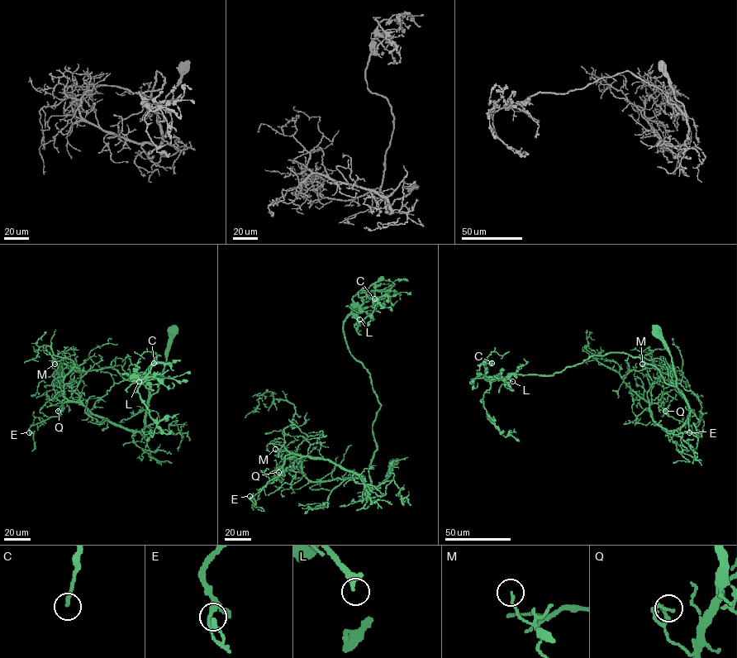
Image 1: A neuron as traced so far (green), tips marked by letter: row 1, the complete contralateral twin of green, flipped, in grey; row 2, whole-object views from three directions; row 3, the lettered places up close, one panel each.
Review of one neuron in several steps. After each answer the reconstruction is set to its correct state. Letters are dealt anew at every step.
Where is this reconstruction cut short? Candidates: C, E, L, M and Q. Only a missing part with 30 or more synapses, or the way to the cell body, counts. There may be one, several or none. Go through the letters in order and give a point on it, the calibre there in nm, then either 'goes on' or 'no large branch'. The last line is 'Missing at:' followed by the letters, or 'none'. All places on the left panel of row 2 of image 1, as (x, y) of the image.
C: at (154, 363); 180 nm thick; no large branch
E: at (29, 432); 200 nm thick; no large branch
L: at (139, 381); 360 nm thick; goes on
M: at (54, 364); 110 nm thick; no large branch
Q: at (58, 411); 220 nm thick; no large branch
Missing at: L

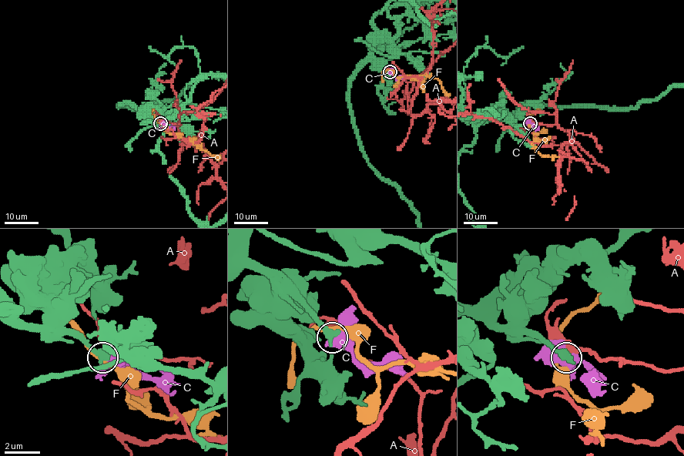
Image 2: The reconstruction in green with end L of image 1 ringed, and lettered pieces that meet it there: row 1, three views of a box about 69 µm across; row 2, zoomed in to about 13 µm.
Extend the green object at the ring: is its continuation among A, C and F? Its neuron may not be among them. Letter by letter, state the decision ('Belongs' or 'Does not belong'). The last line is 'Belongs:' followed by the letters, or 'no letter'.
A: Does not belong
C: Belongs
F: Does not belong
Belongs: C

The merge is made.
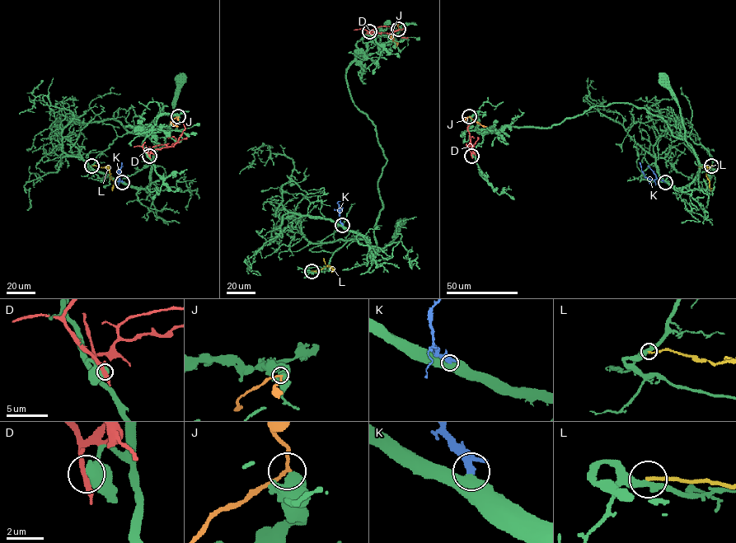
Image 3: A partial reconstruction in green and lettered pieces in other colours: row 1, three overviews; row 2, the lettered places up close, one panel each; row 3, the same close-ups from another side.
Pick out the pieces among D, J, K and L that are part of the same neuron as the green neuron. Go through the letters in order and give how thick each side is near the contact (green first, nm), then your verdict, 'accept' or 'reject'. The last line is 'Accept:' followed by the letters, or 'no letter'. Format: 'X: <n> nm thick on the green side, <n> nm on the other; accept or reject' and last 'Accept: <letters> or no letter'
D: 850 nm thick on the green side, 320 nm on the other; reject
J: 650 nm thick on the green side, 180 nm on the other; reject
K: 700 nm thick on the green side, 240 nm on the other; accept
L: 400 nm thick on the green side, 170 nm on the other; reject
Accept: K

